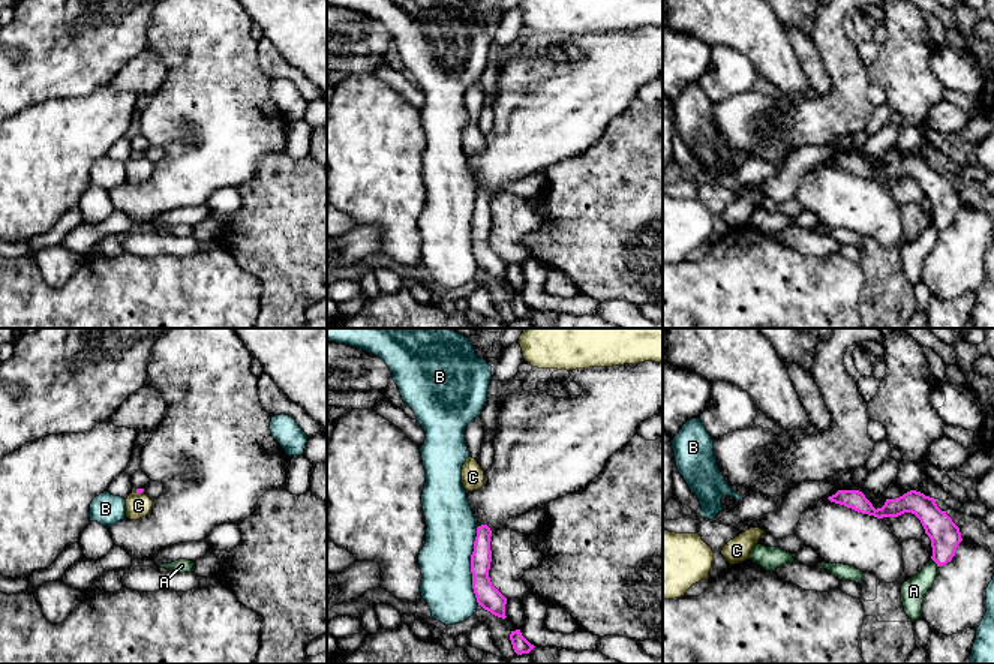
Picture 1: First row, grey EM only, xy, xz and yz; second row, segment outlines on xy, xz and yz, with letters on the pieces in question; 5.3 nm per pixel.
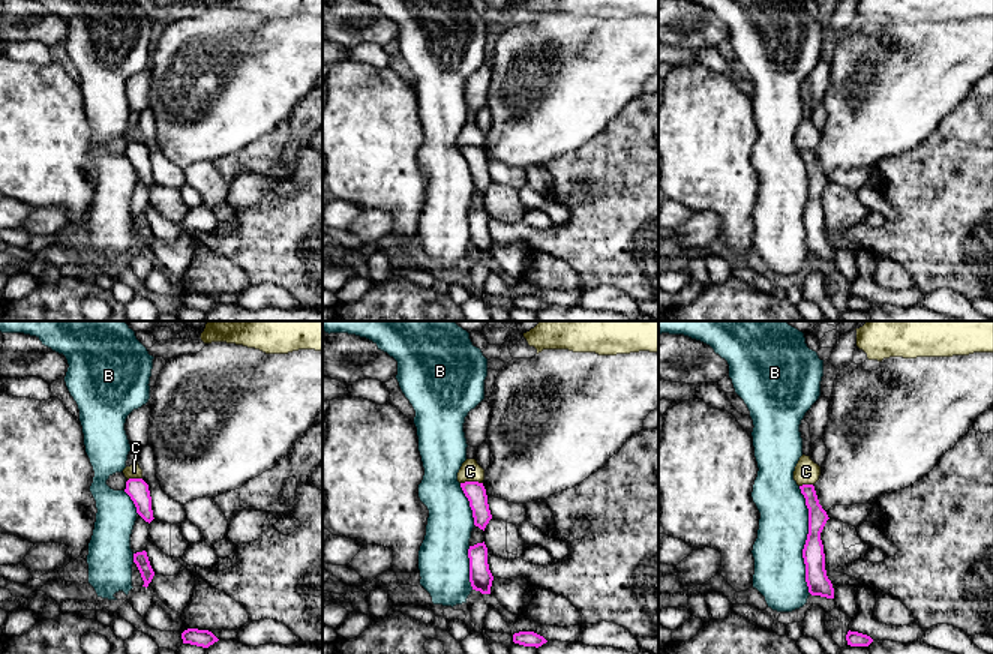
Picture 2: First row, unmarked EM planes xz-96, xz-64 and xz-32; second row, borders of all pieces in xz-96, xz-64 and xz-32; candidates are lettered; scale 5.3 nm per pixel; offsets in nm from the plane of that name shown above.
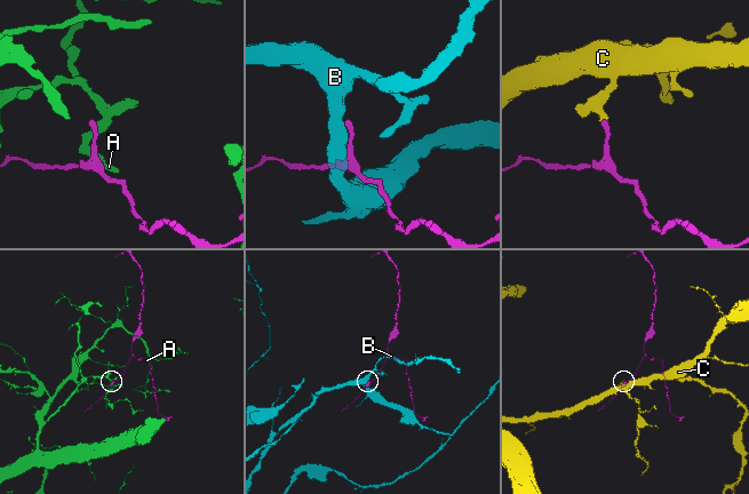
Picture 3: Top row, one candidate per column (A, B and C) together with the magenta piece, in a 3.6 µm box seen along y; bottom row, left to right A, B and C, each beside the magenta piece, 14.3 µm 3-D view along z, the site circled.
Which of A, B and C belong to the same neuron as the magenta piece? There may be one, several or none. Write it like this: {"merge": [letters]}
{"merge": []}

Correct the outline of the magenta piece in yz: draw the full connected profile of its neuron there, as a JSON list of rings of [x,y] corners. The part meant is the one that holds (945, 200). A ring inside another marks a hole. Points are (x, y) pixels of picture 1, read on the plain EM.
[[[838,154],[828,163],[877,183],[898,181],[904,177],[915,178],[931,204],[931,223],[937,231],[951,226],[958,208],[963,205],[960,192],[952,186],[946,175],[942,175],[937,171],[936,163],[916,154],[910,154],[895,163],[886,163],[885,169],[877,174],[859,154]]]

